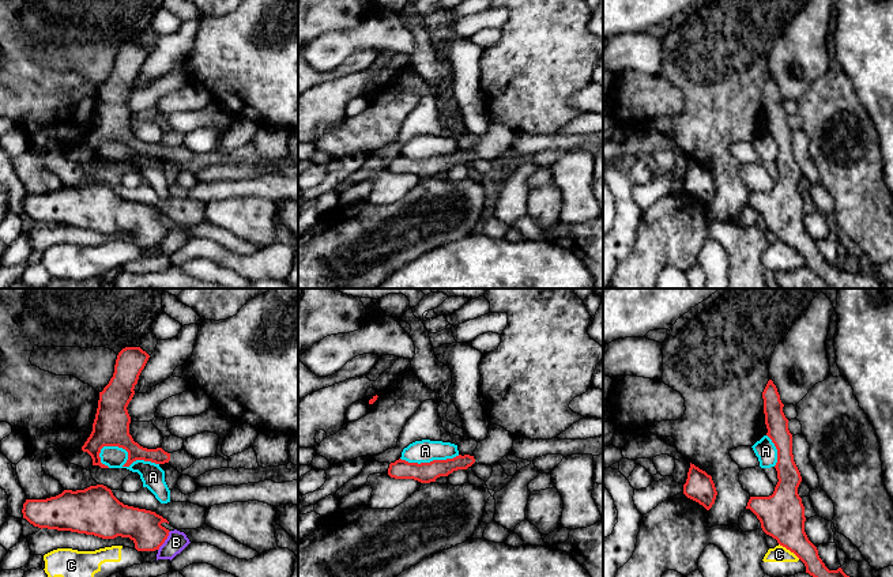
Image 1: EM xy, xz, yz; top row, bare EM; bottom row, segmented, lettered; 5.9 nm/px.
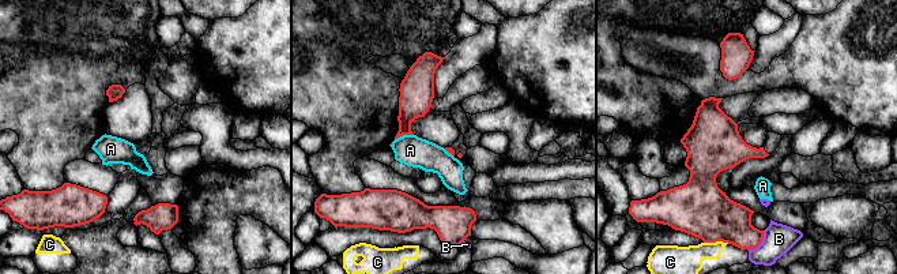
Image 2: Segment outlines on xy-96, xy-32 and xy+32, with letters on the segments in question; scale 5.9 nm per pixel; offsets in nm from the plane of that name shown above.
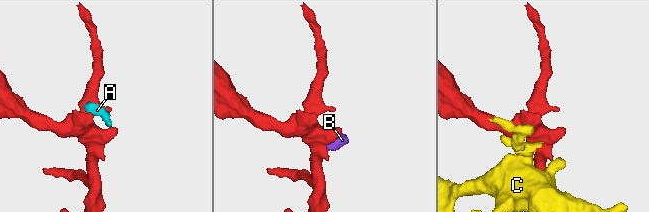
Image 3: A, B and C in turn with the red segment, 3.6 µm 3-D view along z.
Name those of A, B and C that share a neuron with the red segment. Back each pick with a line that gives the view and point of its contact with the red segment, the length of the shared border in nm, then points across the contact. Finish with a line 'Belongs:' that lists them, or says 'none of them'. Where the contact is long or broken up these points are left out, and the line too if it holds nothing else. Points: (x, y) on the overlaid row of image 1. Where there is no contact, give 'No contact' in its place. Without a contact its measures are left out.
Belongs: none of them

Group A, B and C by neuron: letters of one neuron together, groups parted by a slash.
A B C

